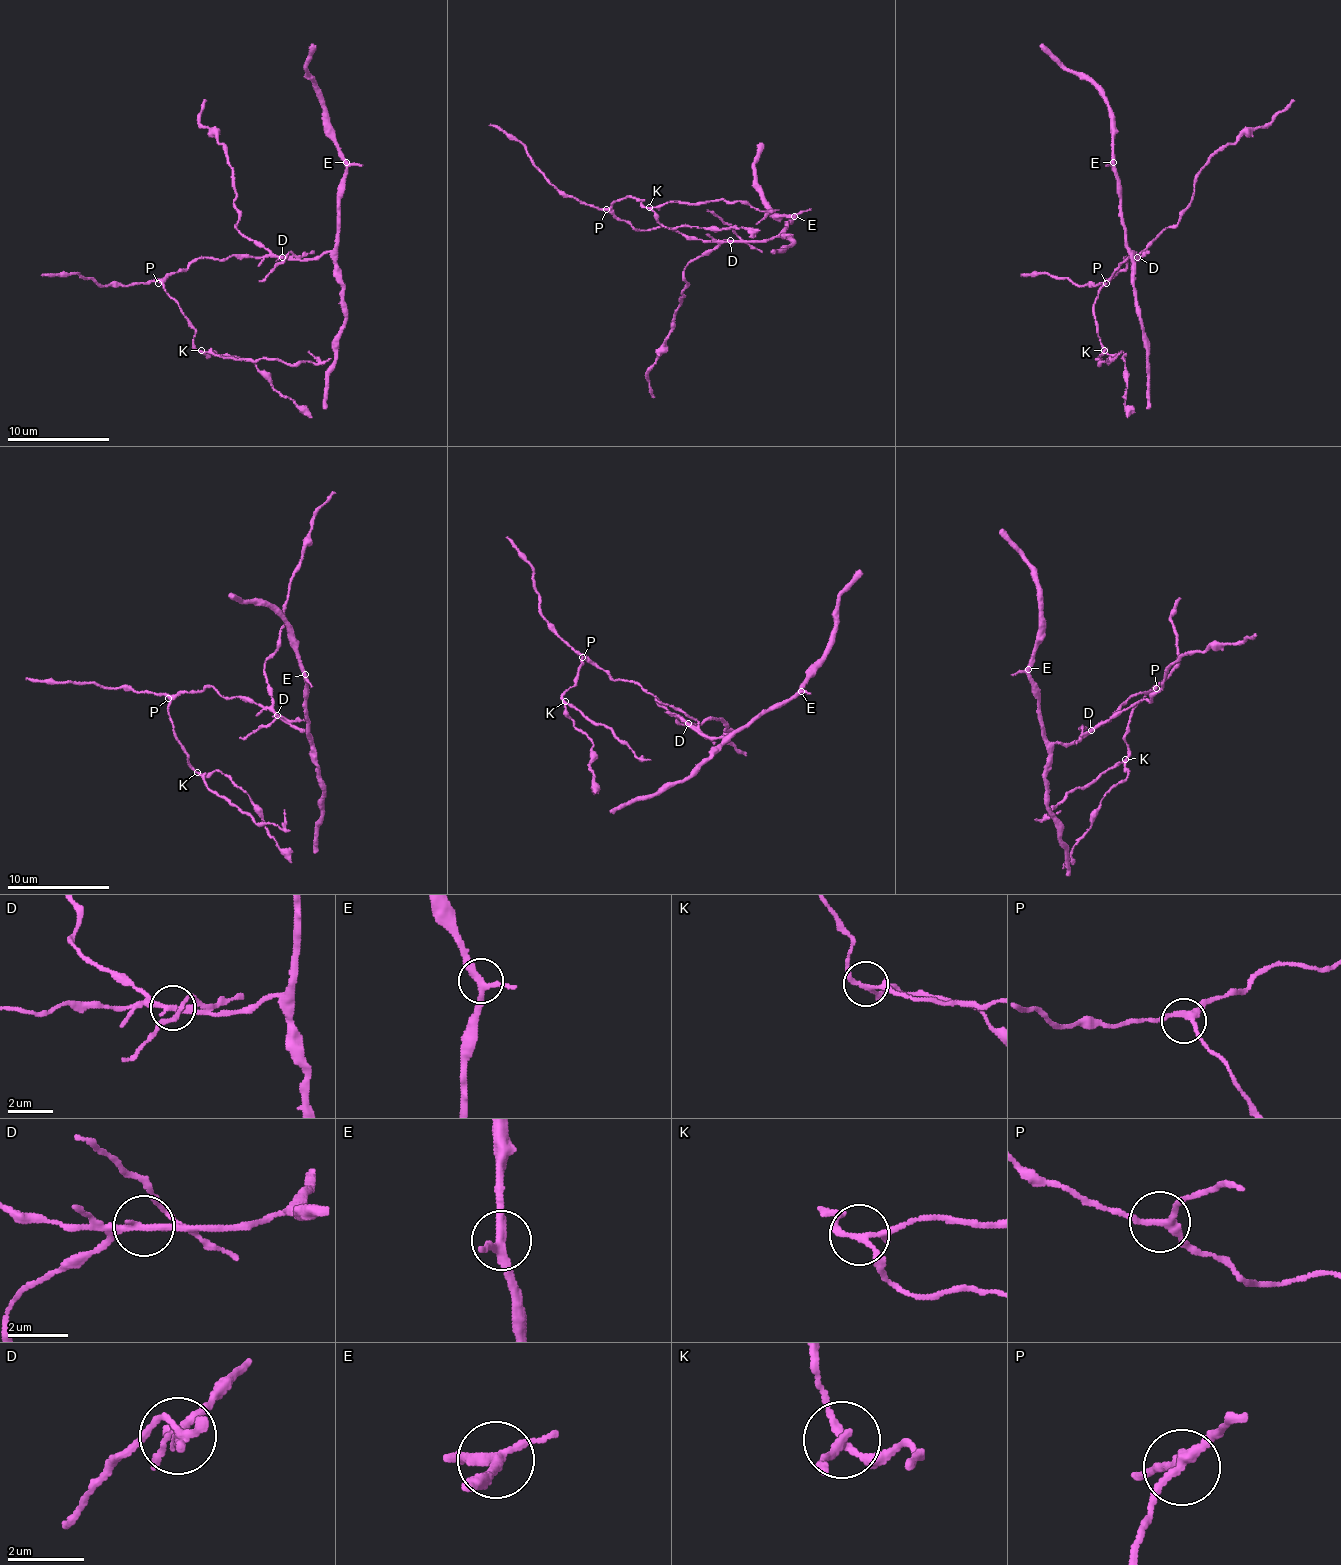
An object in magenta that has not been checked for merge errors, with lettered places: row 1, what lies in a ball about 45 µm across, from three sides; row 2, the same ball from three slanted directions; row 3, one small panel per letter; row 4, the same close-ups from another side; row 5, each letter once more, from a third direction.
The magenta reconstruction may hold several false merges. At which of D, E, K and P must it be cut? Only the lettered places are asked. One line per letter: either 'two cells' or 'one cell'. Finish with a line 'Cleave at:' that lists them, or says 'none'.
D: two cells
E: one cell
K: two cells
P: one cell
Cleave at: D, K

